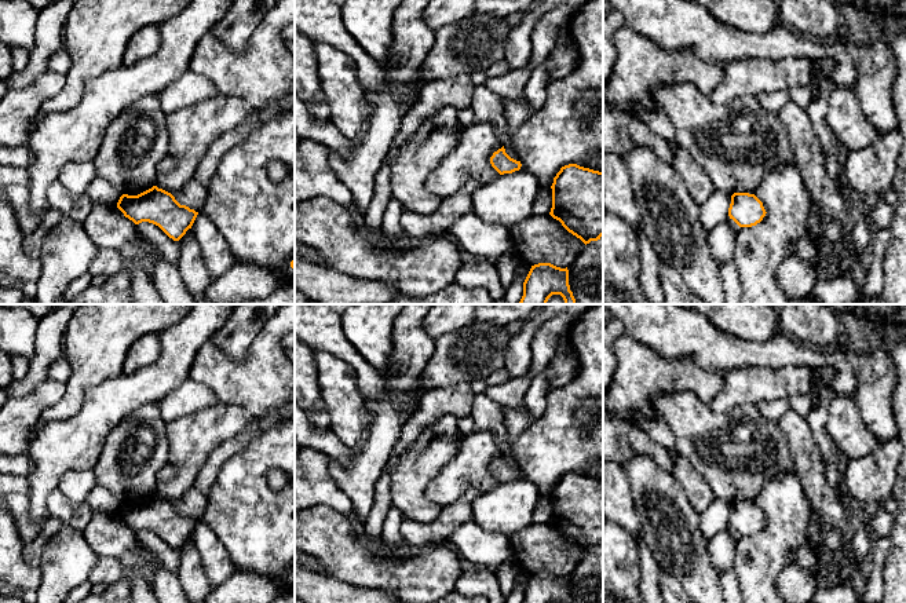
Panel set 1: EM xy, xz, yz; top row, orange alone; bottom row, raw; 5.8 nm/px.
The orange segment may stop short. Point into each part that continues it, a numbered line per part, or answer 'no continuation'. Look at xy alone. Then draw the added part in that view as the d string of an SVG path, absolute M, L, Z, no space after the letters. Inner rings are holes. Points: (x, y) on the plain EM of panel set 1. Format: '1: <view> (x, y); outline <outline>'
1: xy (137, 448); outline M156 403L145 405L117 423L92 469L96 485L128 504L151 497L158 472L168 463L165 424Z

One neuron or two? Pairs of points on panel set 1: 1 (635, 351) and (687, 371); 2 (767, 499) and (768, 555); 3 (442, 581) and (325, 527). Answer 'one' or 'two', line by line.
1: one
2: one
3: one

